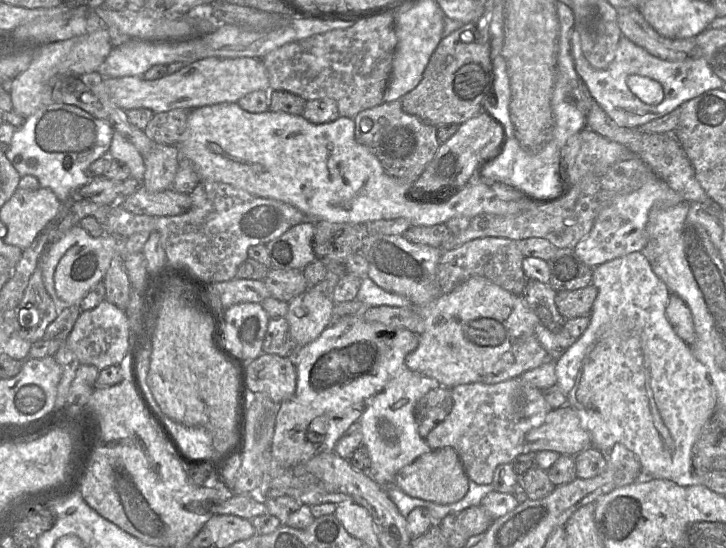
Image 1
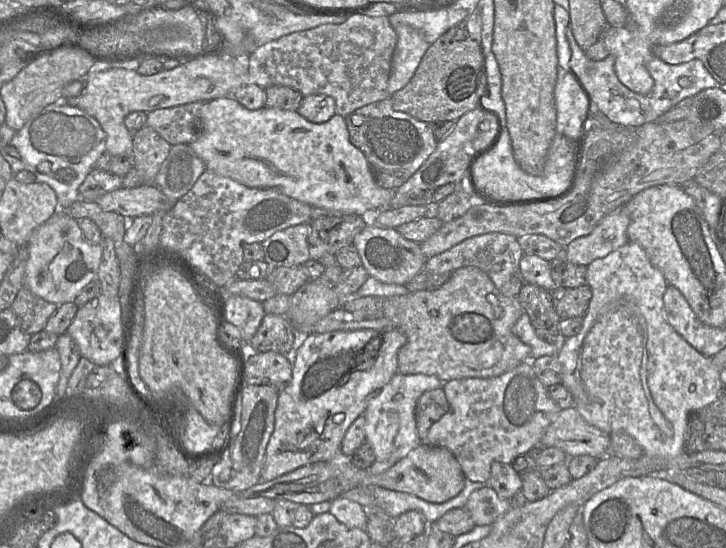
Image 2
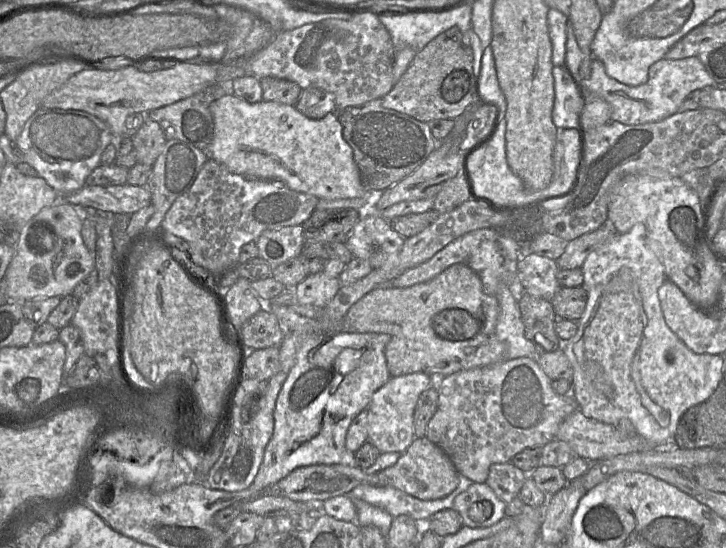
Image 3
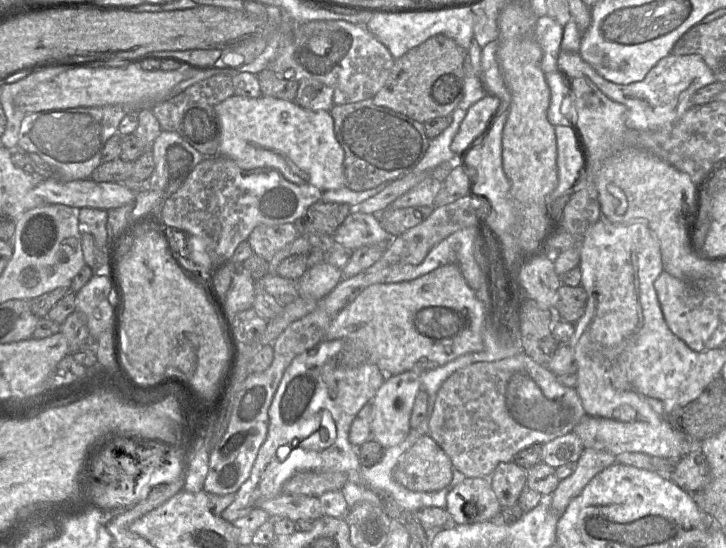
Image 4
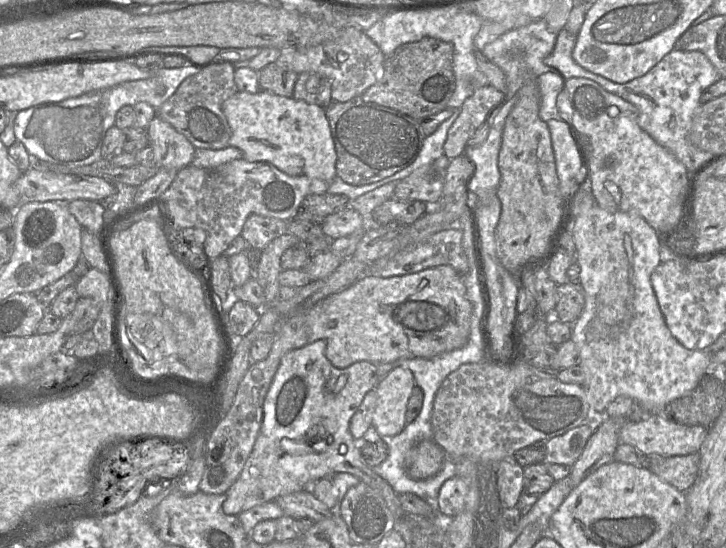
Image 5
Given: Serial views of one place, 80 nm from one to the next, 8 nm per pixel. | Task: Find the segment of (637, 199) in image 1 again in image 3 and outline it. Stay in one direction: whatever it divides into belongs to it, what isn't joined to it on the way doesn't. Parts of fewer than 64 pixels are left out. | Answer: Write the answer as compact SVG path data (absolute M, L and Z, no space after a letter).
M606 221L598 229L569 241L563 254L556 260L558 268L581 268L591 252L610 242L616 234L615 227Z

